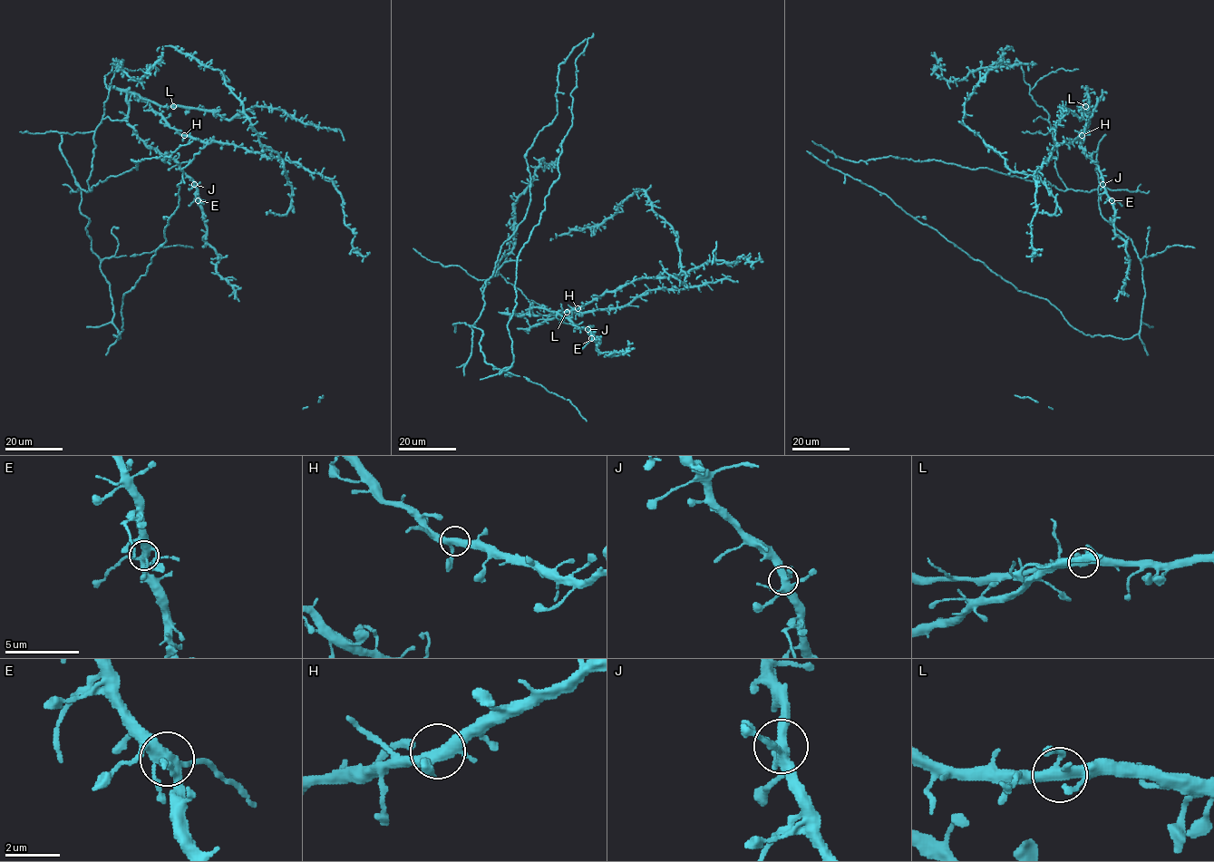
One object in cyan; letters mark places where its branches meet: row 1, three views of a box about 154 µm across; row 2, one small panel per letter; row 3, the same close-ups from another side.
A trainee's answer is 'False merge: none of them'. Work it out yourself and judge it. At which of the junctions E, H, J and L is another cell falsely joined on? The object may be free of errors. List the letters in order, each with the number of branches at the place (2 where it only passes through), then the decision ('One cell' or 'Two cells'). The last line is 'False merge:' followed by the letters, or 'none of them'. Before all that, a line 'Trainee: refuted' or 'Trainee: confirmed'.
Trainee: confirmed
E: Branches: 5. One cell
H: Branches: 4. One cell
J: Branches: 6. One cell
L: Branches: 5. One cell
False merge: none of them

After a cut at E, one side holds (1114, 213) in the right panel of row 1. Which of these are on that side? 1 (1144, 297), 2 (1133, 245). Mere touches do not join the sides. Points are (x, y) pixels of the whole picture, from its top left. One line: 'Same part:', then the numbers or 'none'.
Same part: none

